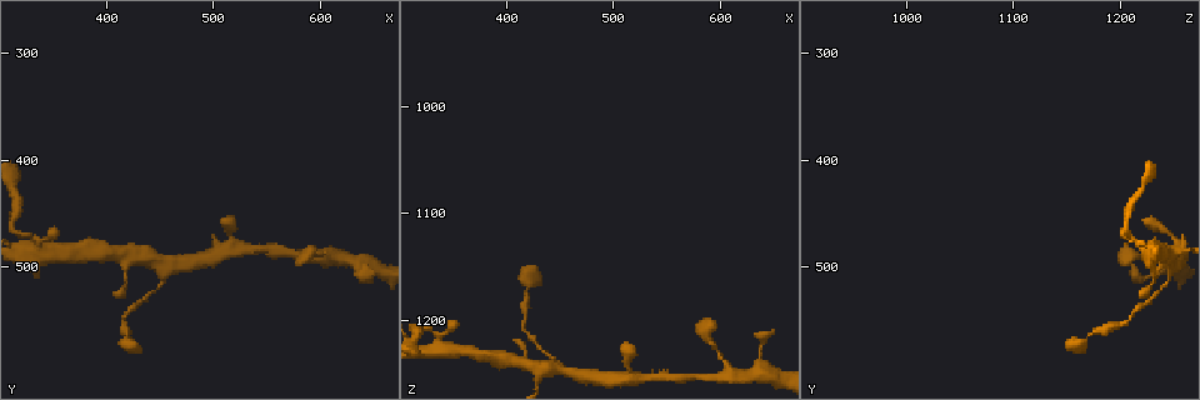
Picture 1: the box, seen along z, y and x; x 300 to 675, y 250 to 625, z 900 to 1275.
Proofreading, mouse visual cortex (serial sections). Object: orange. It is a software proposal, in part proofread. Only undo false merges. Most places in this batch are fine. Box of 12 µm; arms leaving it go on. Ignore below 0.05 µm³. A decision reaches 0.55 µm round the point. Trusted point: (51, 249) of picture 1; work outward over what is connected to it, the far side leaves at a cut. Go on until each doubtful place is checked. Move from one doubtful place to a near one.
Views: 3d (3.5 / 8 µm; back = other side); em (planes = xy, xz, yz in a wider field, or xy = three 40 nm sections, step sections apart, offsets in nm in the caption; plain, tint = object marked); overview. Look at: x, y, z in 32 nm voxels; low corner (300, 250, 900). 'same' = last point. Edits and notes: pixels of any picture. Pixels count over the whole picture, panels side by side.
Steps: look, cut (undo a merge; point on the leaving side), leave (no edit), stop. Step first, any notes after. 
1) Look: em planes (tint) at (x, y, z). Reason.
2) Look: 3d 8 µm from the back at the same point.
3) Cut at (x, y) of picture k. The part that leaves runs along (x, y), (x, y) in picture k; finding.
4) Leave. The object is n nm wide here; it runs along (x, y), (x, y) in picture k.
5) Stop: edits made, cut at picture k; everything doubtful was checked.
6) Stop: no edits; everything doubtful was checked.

Look: em xy step 1 (tint) at (456, 494, 1250).

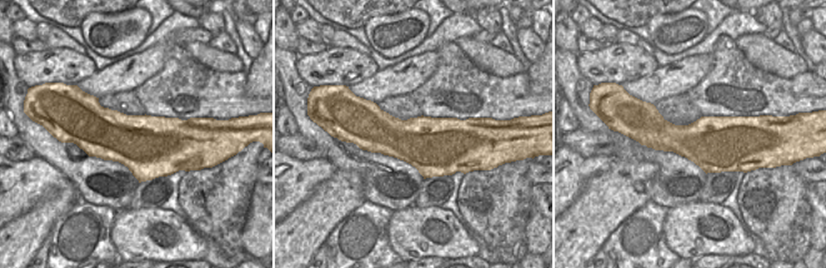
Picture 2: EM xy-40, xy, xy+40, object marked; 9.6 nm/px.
Look: 3d 3.5 µm from the back at the same point.

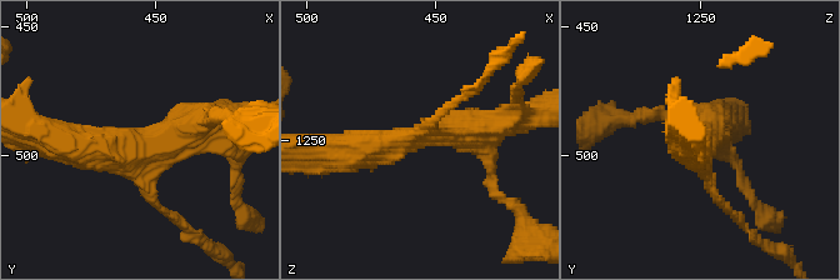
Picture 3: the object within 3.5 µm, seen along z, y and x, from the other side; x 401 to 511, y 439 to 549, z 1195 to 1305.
Leave. 3 arms meet here; the arms are 150, 450, 450 nm wide; it runs along (498, 125), (341, 150) in picture 3; continuous, no second cell.

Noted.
Look: 3d 3.5 µm at (450, 518, 1240). Calibre changes.

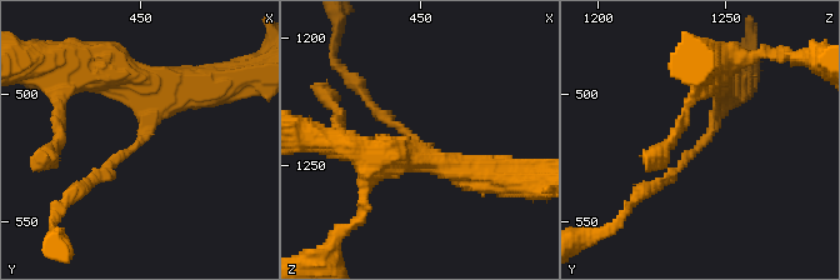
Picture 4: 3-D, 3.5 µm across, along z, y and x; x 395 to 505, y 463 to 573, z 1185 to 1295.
Look: em planes (tint) at (448, 519, 1240). The arms are 100, 300 nm wide.

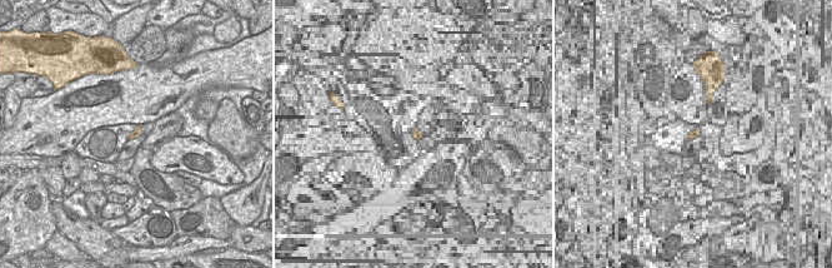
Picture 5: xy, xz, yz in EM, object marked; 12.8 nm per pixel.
Look: em xy step 2 (tint) at the same point.

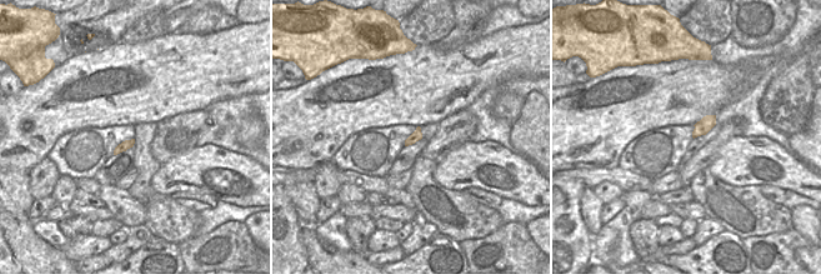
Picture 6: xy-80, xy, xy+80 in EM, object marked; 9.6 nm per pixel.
Leave. It runs along (718, 78), (714, 128), (653, 189) in picture 4; all the same cell.

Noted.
Look: 3d 3.5 µm at (516, 470, 1246). Narrows sharply.

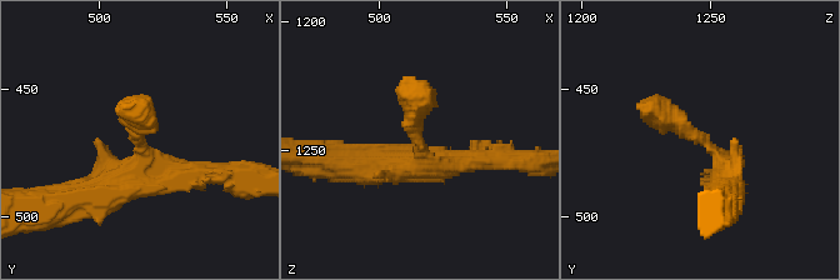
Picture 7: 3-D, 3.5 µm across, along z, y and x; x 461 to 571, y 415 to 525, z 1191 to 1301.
Look: em xy step 3 (tint) at (515, 470, 1248). Need the tissue.

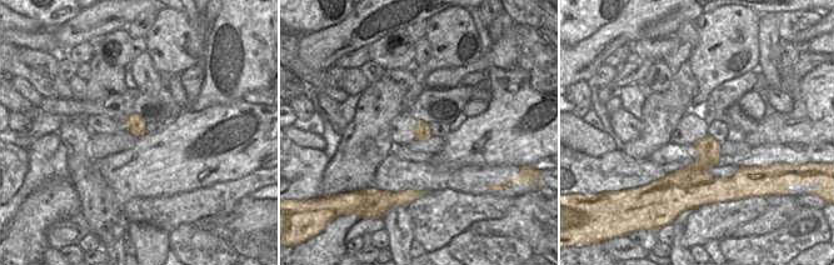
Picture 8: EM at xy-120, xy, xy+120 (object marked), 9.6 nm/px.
Leave. Continuous, no second cell.

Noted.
Stop: no edits; everything doubtful was checked.

